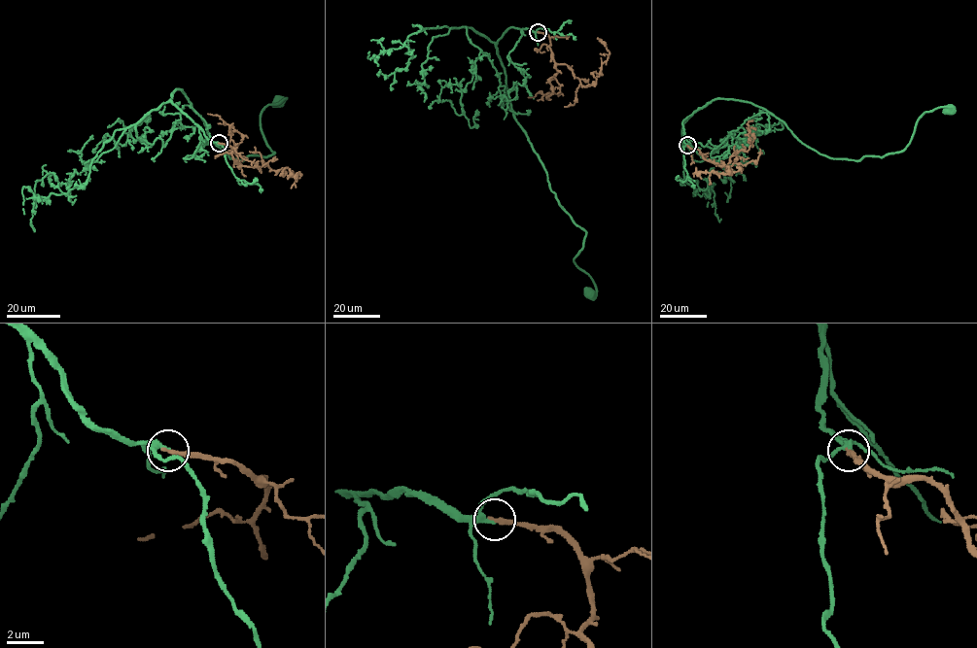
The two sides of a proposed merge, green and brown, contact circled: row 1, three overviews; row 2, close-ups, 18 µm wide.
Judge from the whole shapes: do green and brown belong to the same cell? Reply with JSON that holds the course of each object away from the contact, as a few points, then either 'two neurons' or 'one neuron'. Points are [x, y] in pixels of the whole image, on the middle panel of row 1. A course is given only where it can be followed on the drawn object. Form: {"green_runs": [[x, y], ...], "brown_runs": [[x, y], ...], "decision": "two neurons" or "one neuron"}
{"green_runs": [[538, 32], [510, 27], [497, 52], [513, 118], [558, 204], [586, 232], [574, 262], [593, 283], [589, 293]], "brown_runs": [[538, 32], [582, 85], [596, 83], [610, 53], [599, 41]], "decision": "one neuron"}

